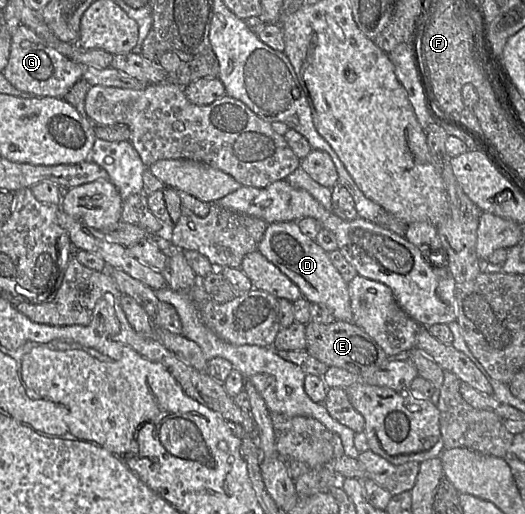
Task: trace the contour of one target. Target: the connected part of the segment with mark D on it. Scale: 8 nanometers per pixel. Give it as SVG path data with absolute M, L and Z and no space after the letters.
M297 222L269 224L257 251L299 287L303 298L328 308L335 320L353 322L348 283L331 263L329 253L303 234Z

